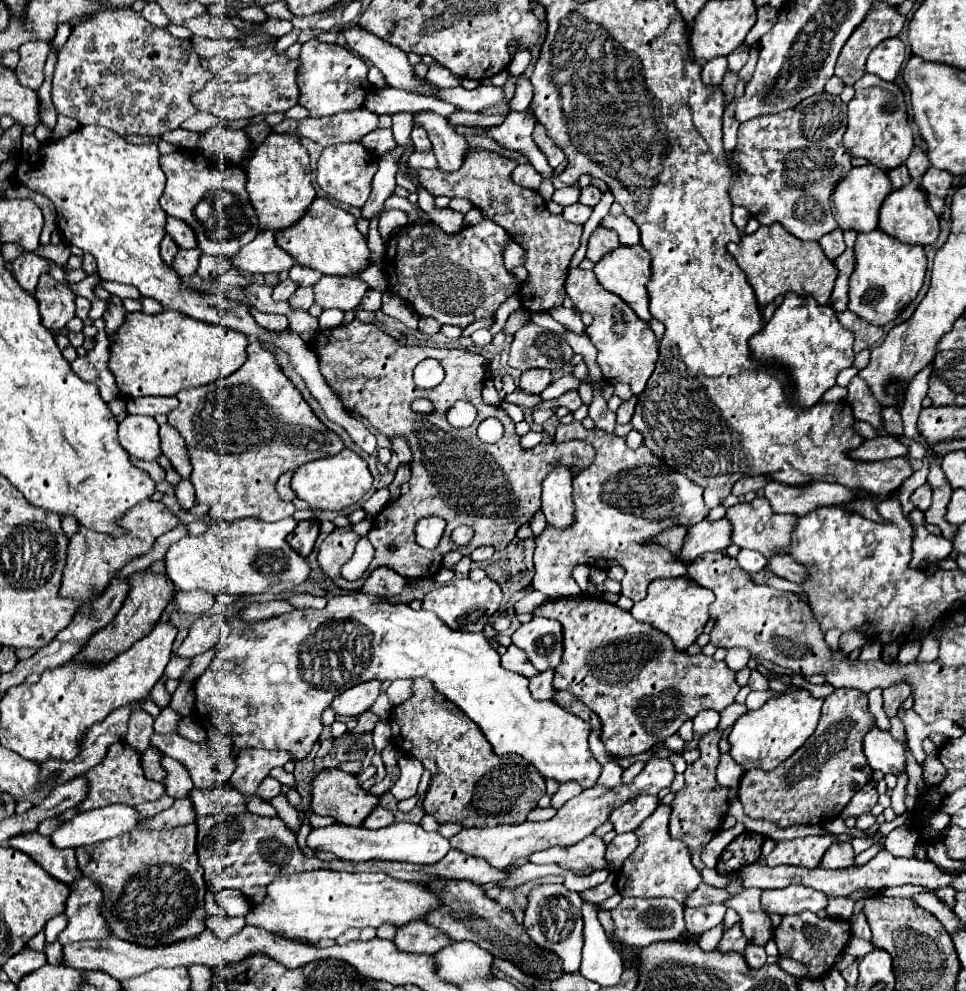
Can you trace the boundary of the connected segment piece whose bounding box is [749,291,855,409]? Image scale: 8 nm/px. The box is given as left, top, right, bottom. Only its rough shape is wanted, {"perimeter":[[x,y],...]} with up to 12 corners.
{"perimeter":[[787,291],[751,337],[787,365],[813,407],[853,365],[853,333],[829,305]]}

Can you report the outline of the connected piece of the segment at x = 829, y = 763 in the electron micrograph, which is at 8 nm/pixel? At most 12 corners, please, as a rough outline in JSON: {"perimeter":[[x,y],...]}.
{"perimeter":[[835,689],[795,757],[739,801],[777,827],[825,825],[873,777],[867,695]]}

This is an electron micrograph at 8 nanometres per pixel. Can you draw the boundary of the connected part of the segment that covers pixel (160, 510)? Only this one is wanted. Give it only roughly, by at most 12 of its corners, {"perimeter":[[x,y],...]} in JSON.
{"perimeter":[[143,499],[119,523],[69,541],[59,595],[83,605],[115,571],[179,525],[163,501]]}

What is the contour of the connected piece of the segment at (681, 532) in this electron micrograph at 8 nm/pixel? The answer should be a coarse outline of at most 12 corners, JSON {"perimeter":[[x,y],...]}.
{"perimeter":[[685,527],[663,531],[657,541],[673,555],[681,553]]}

